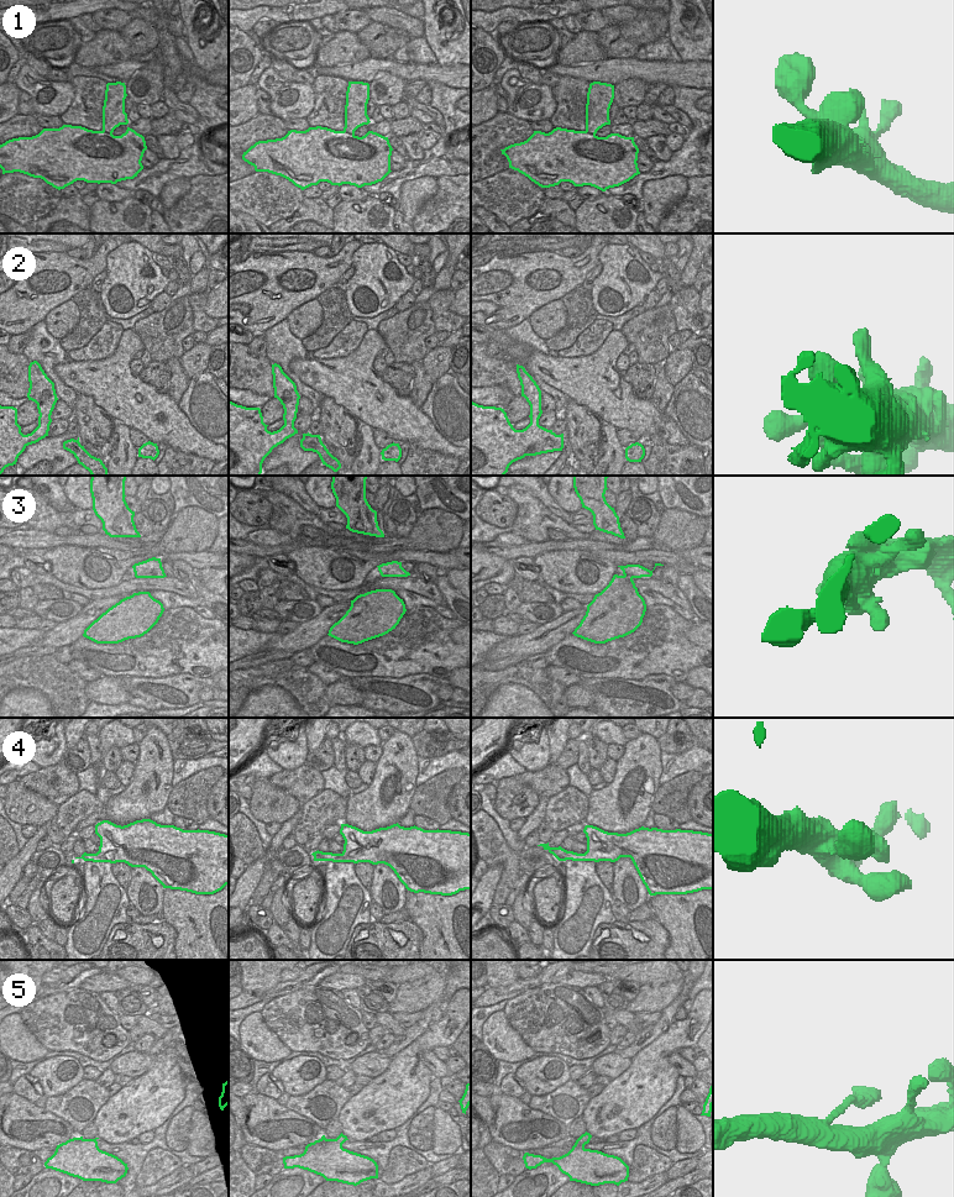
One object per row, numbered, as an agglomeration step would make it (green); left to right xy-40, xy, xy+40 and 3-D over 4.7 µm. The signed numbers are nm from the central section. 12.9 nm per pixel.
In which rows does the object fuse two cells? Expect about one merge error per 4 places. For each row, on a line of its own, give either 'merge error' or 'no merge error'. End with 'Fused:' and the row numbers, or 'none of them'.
1: no merge error
2: no merge error
3: no merge error
4: no merge error
5: no merge error
Fused: none of them

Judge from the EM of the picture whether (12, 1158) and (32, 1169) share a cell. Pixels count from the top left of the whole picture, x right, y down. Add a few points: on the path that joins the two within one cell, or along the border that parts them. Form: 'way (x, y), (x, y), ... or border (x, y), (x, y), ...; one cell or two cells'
way (15, 1164), (20, 1169), (26, 1169); one cell

